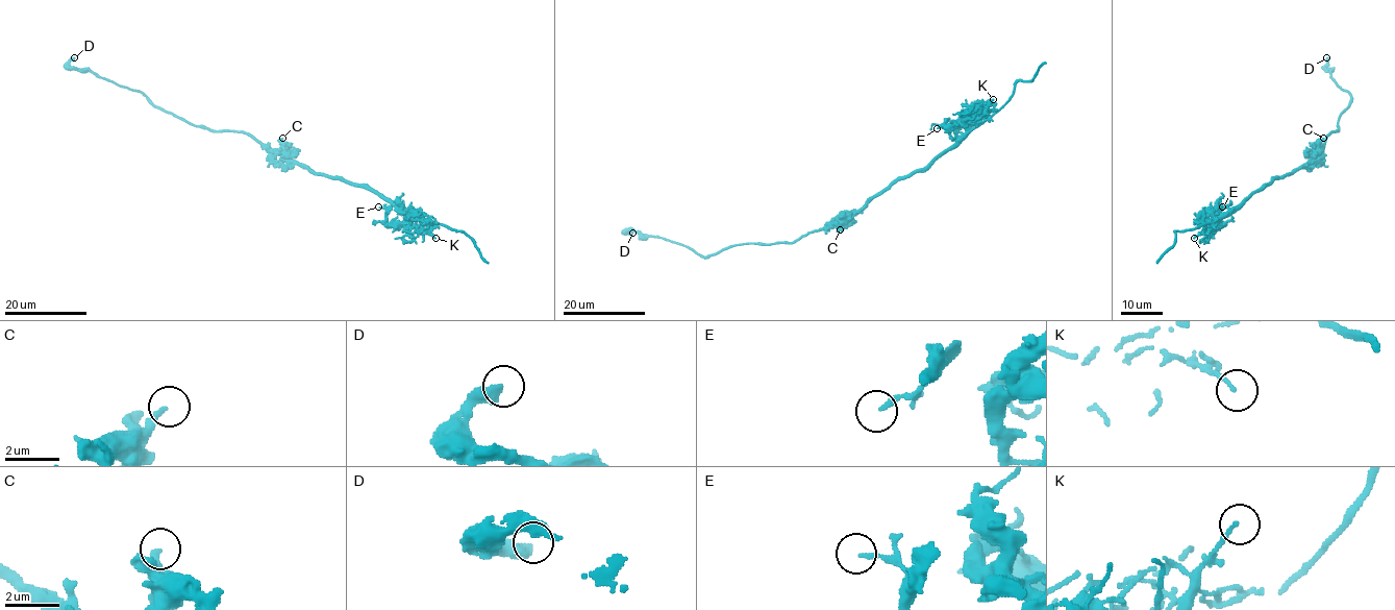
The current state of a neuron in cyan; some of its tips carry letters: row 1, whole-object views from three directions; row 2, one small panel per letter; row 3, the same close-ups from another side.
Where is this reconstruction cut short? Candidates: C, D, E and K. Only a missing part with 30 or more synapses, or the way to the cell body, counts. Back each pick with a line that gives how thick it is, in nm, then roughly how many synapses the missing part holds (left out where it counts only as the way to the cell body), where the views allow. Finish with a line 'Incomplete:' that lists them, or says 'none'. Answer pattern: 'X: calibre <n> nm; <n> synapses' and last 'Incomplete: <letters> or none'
Incomplete: none

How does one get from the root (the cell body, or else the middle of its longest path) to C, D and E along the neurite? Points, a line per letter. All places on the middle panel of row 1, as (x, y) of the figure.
C: (853, 216), (844, 215), (840, 229)
D: (853, 216), (792, 242), (739, 243), (706, 257), (661, 238), (631, 230), (627, 234), (632, 233)
E: (853, 216), (898, 179), (924, 170), (966, 132), (966, 127), (961, 124), (944, 124), (937, 128)

